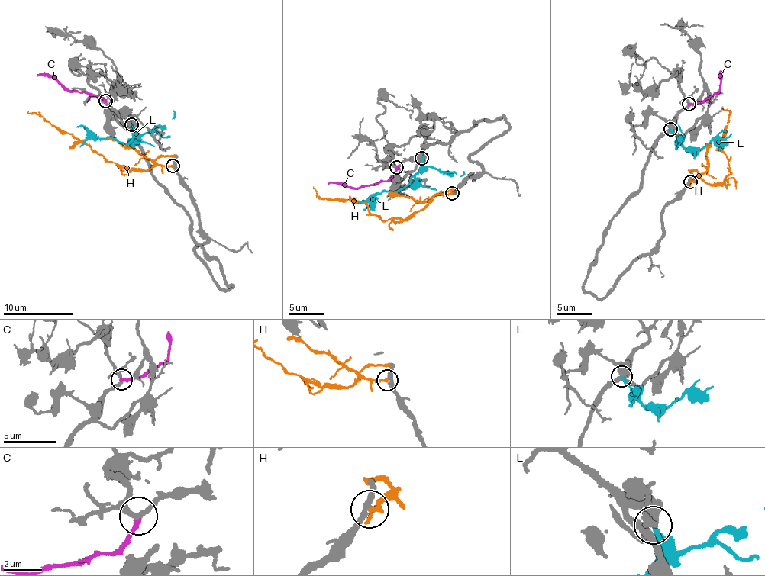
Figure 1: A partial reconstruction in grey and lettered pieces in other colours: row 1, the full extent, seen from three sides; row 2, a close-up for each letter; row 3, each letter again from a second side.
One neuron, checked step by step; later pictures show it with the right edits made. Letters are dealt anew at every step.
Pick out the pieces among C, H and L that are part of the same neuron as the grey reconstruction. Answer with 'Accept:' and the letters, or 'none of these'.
Accept: H

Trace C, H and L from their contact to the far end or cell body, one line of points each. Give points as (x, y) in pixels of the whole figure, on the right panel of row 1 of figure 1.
C: (689, 103), (702, 102), (719, 91), (723, 72)
H: (691, 181), (701, 178), (711, 185), (724, 182), (731, 173), (721, 149), (730, 114), (721, 107)
L: (671, 129), (679, 143), (693, 152), (706, 146), (719, 133), (726, 130)

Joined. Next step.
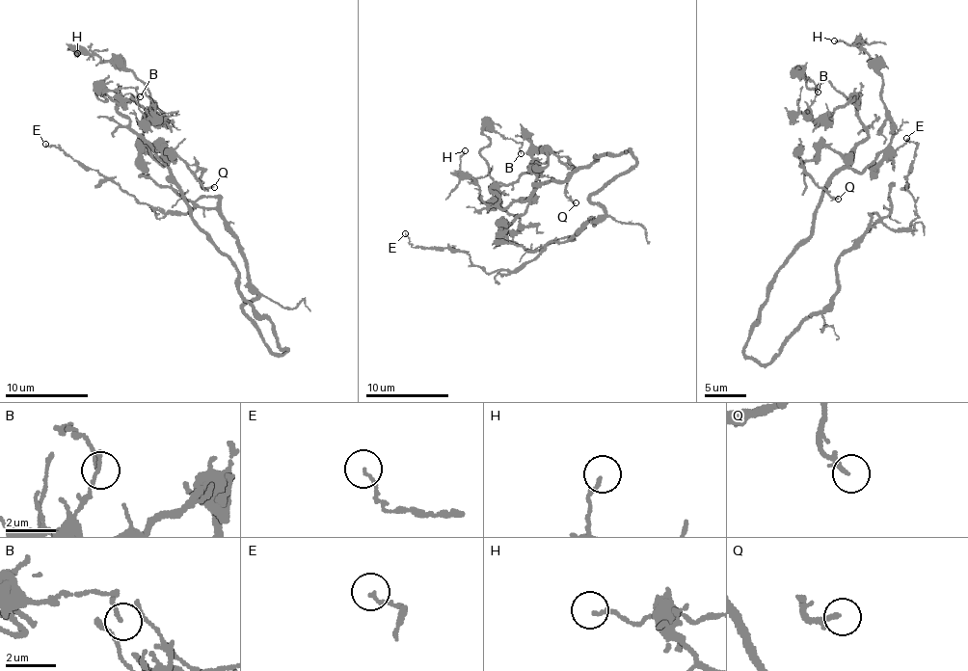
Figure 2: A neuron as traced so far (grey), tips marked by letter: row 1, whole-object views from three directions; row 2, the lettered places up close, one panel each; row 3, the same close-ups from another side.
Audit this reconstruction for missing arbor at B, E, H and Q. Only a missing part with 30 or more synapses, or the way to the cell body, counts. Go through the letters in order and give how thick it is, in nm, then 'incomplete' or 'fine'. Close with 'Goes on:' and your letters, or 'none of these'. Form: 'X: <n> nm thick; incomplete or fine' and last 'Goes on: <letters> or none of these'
B: 90 nm thick; fine
E: 110 nm thick; fine
H: 130 nm thick; fine
Q: 170 nm thick; fine
Goes on: none of these

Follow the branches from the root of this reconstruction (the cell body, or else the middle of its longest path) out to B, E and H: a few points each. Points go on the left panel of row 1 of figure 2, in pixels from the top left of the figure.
B: (273, 335), (238, 289), (237, 272), (193, 220), (159, 156), (118, 103), (95, 92), (137, 88), (140, 96)
E: (273, 335), (284, 352), (272, 352), (242, 308), (257, 294), (241, 246), (215, 209), (152, 210), (45, 144)
H: (273, 335), (193, 220), (166, 162), (142, 140), (147, 88), (90, 50), (77, 53)

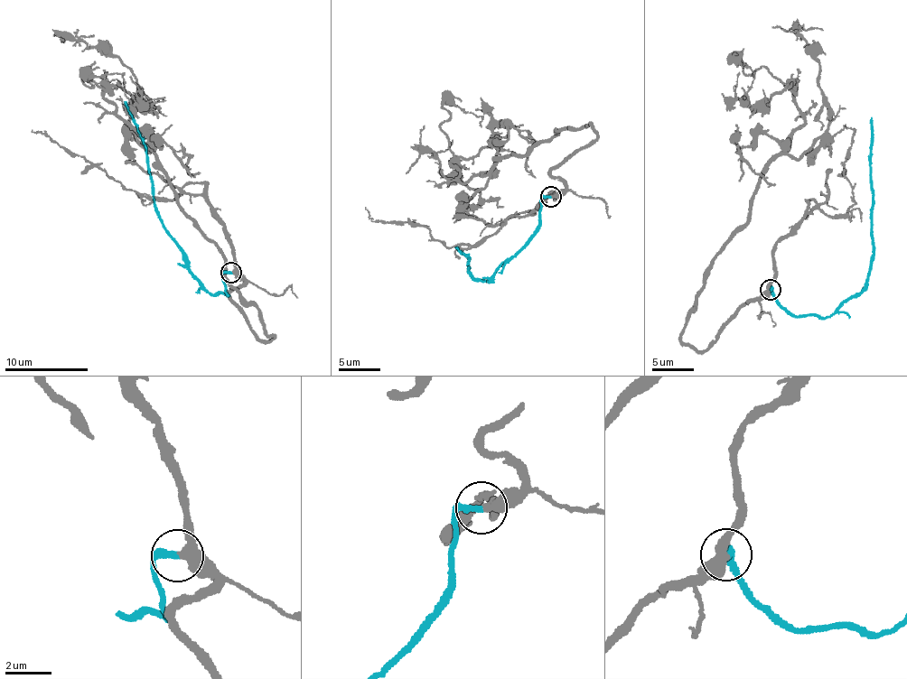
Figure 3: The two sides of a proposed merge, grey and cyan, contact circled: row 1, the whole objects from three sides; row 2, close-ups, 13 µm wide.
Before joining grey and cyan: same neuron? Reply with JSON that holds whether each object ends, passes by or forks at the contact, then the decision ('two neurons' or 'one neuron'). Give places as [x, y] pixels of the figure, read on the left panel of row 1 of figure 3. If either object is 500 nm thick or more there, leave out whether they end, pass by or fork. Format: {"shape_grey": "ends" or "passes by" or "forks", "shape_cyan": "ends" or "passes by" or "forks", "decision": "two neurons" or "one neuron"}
{"shape_grey": "passes by", "shape_cyan": "ends", "decision": "one neuron"}

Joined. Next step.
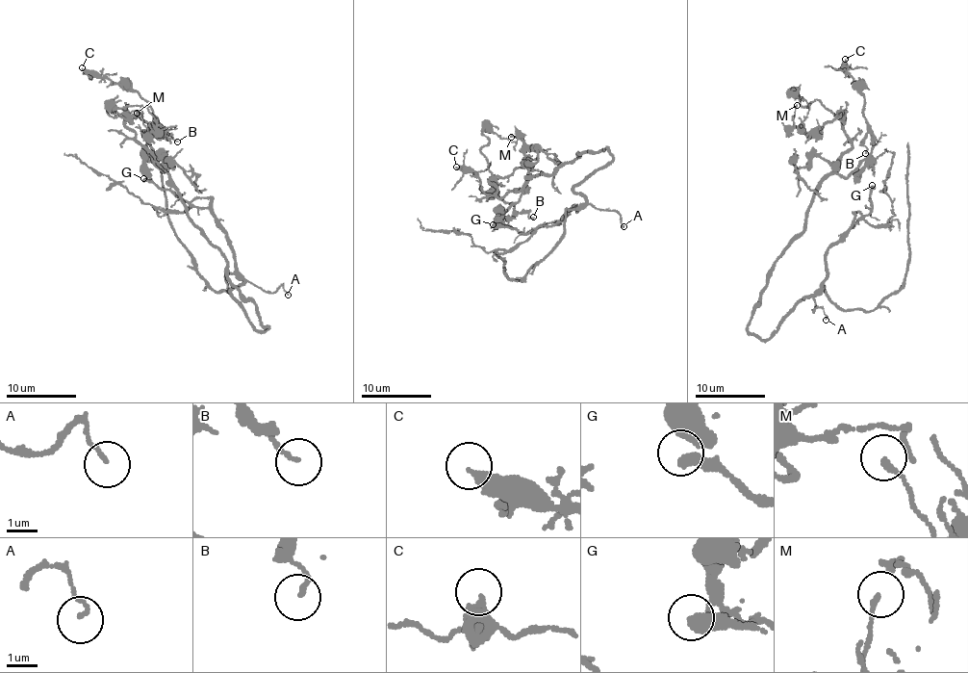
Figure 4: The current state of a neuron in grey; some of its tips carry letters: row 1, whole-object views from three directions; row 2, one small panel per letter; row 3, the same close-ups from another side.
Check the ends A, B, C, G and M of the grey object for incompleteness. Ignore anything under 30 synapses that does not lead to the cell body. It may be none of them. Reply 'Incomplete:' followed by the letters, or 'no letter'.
Incomplete: no letter

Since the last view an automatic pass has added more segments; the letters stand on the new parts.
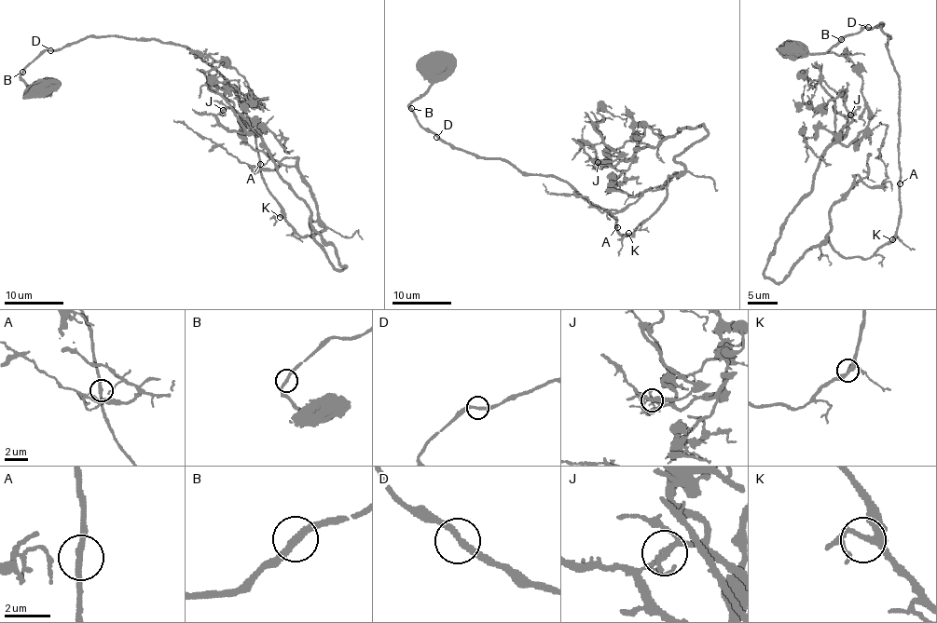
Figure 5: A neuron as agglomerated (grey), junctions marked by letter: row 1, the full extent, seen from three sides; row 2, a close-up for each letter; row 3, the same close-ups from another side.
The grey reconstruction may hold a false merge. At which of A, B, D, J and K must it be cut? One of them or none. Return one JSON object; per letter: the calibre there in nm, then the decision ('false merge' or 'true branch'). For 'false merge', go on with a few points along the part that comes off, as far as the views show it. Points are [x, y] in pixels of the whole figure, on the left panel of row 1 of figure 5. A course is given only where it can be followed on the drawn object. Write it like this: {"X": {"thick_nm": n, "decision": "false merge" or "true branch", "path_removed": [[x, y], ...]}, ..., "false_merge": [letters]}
{"A": {"thick_nm": 280, "decision": "true branch"}, "B": {"thick_nm": 280, "decision": "true branch"}, "D": {"thick_nm": 260, "decision": "true branch"}, "J": {"thick_nm": 200, "decision": "false merge", "path_removed": [[222, 110], [217, 119], [226, 128], [244, 132], [243, 126], [228, 102], [209, 88], [208, 73], [223, 62]]}, "K": {"thick_nm": 240, "decision": "true branch"}, "false_merge": ["J"]}

